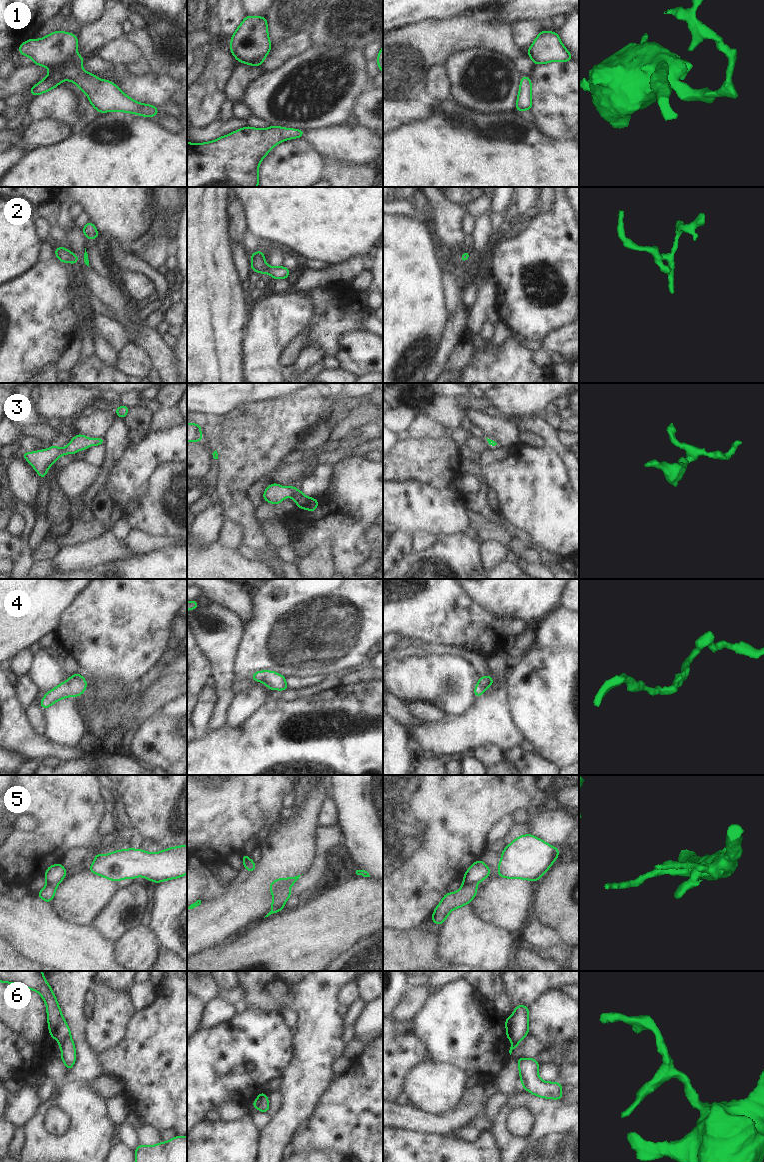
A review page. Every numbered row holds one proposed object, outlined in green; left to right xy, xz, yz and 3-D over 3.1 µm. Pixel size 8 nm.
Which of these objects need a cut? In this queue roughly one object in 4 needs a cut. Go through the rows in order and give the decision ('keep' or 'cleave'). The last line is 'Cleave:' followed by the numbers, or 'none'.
1: keep
2: keep
3: keep
4: keep
5: cleave
6: keep
Cleave: 5

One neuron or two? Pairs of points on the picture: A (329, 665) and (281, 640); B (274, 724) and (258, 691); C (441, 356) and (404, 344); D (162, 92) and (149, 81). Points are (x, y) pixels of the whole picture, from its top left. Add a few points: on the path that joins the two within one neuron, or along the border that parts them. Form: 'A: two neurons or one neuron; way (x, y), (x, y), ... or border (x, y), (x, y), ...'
A: one neuron; way (317, 653), (304, 640), (293, 640)
B: two neurons; border (270, 699), (247, 720)
C: two neurons; border (444, 332), (439, 348), (425, 372)
D: one neuron; way (159, 89), (152, 84)

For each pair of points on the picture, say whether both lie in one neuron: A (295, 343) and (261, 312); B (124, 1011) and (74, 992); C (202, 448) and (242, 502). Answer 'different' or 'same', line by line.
A: different
B: different
C: different

